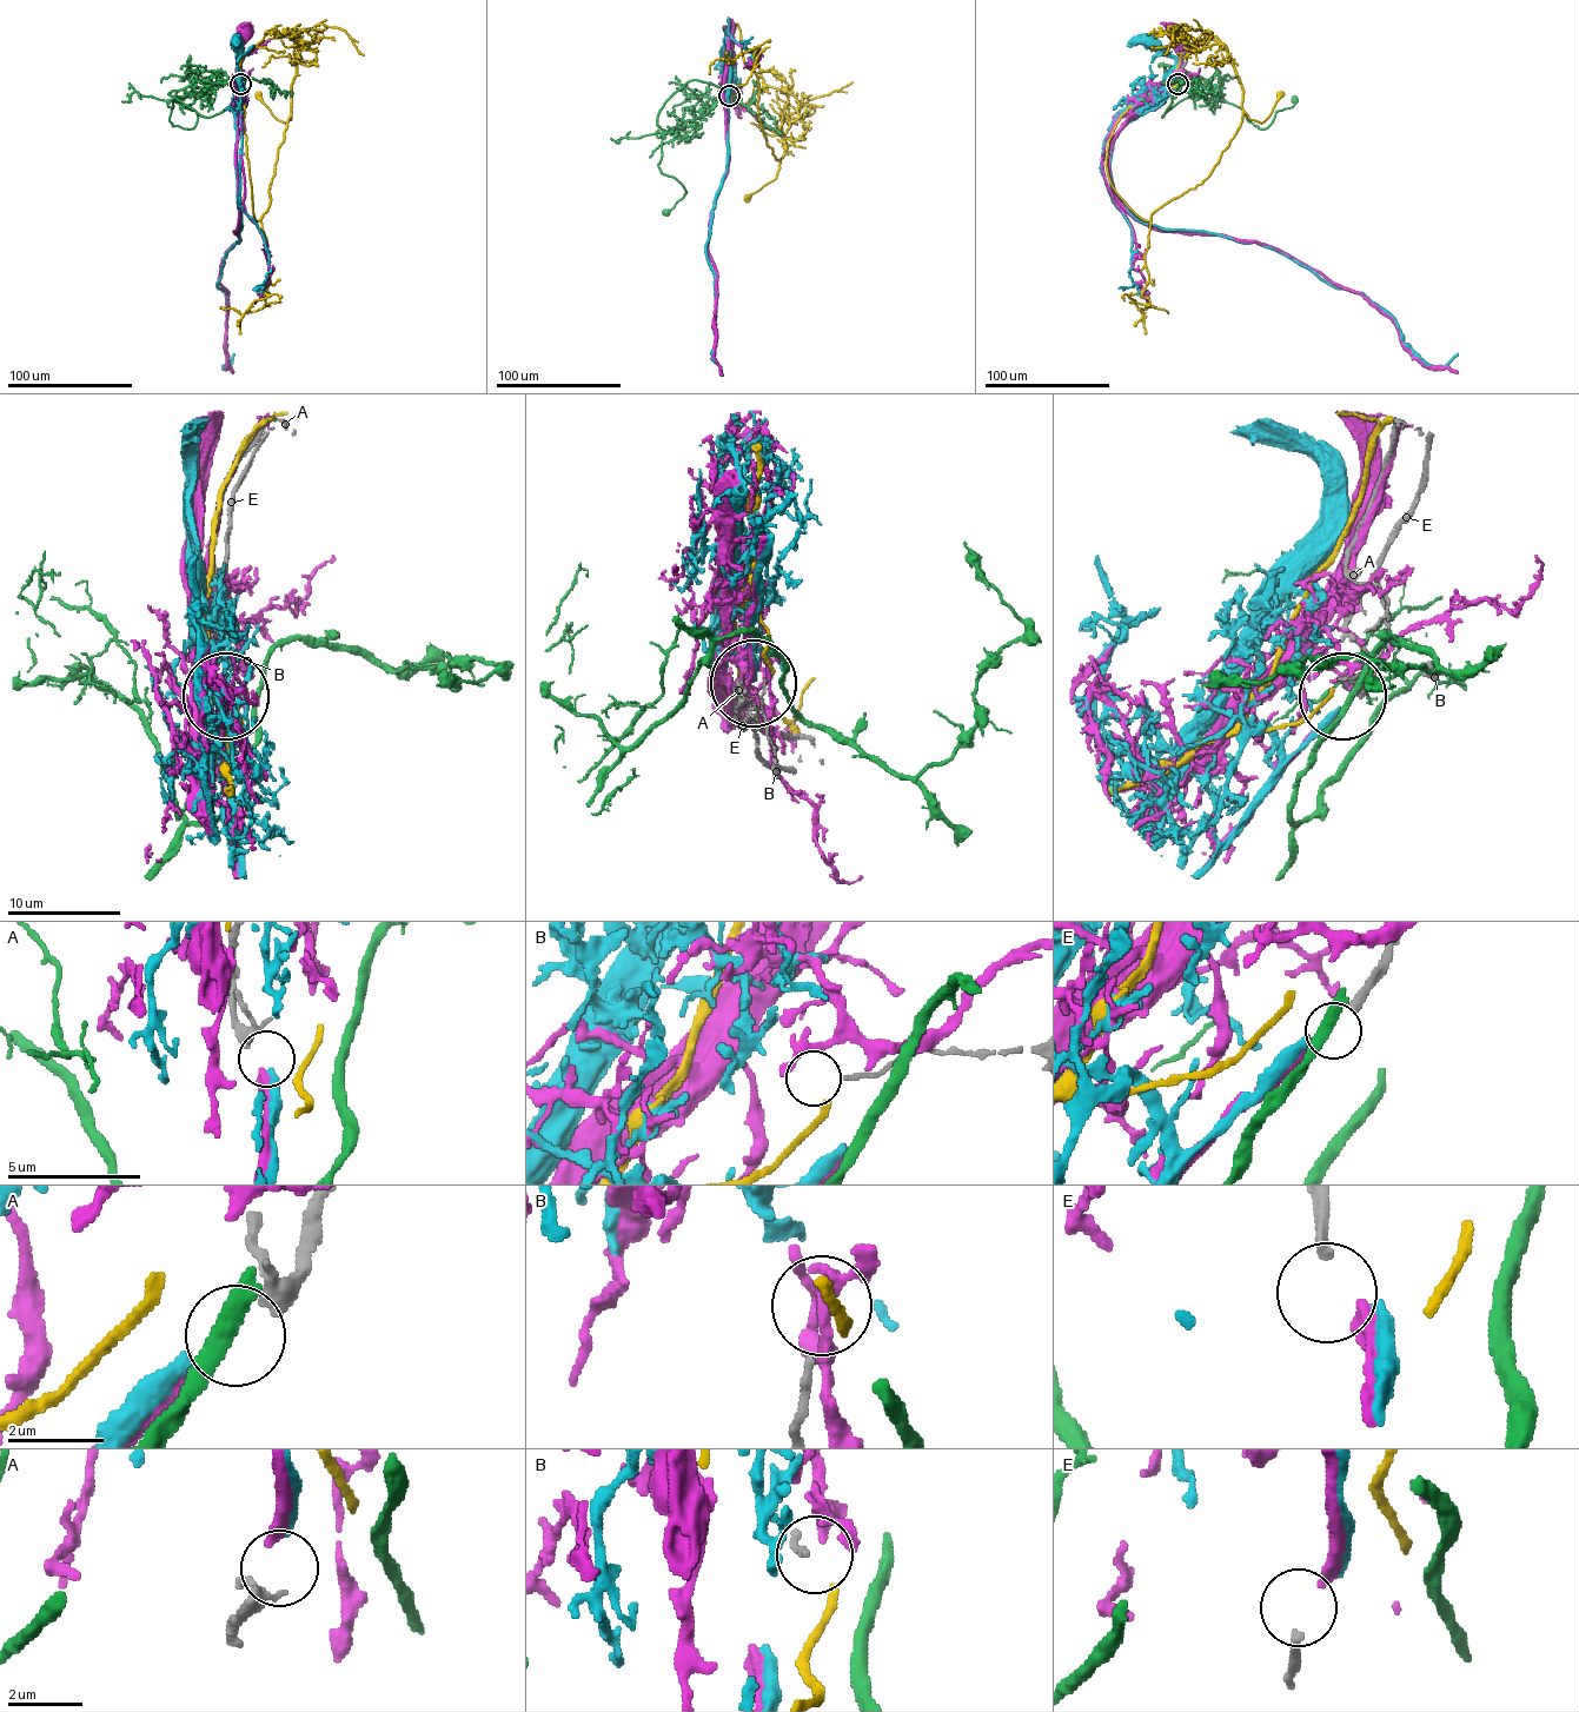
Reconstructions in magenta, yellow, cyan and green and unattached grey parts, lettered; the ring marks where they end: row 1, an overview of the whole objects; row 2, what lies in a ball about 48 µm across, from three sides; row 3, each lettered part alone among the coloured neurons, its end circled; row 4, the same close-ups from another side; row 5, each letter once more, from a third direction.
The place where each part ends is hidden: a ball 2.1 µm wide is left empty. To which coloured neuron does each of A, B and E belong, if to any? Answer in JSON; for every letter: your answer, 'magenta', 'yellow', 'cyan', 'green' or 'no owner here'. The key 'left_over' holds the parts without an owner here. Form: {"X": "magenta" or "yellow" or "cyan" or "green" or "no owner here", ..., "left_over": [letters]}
{"A": "cyan", "B": "no owner here", "E": "magenta", "left_over": ["B"]}

